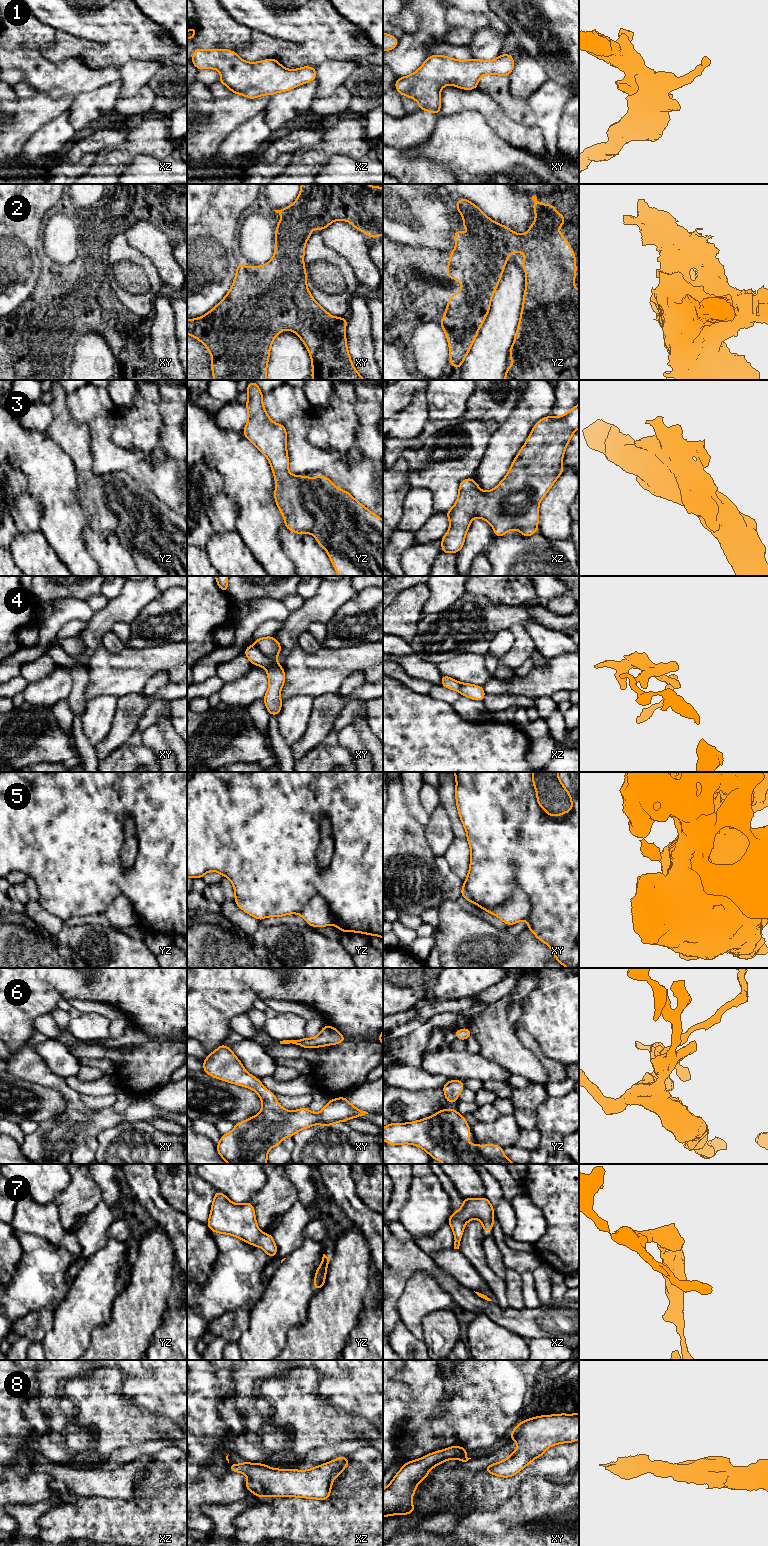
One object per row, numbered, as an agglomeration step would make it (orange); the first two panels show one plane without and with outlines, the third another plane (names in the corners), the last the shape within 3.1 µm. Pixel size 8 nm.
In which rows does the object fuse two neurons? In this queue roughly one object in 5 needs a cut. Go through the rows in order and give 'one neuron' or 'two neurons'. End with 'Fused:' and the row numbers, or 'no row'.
1: one neuron
2: one neuron
3: one neuron
4: one neuron
5: two neurons
6: one neuron
7: one neuron
8: one neuron
Fused: 5

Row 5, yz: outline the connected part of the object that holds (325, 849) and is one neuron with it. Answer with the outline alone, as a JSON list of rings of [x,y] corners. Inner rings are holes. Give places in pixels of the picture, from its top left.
[[[324,816],[319,823],[320,841],[317,850],[317,865],[319,870],[327,868],[333,856],[333,837],[331,821],[328,817]]]

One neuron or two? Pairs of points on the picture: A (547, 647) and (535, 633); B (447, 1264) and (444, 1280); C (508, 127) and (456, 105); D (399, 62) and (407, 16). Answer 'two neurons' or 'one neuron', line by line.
A: one neuron
B: two neurons
C: one neuron
D: two neurons

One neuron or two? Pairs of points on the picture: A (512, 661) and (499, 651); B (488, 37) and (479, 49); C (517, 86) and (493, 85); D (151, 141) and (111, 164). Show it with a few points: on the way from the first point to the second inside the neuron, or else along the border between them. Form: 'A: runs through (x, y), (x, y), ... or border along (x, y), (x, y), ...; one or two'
A: border along (509, 631), (513, 635), (513, 644), (498, 659); two
B: runs through (487, 40), (482, 46); one
C: border along (507, 78), (509, 81), (509, 92), (512, 95); two
D: runs through (141, 141), (138, 141), (121, 156); one

